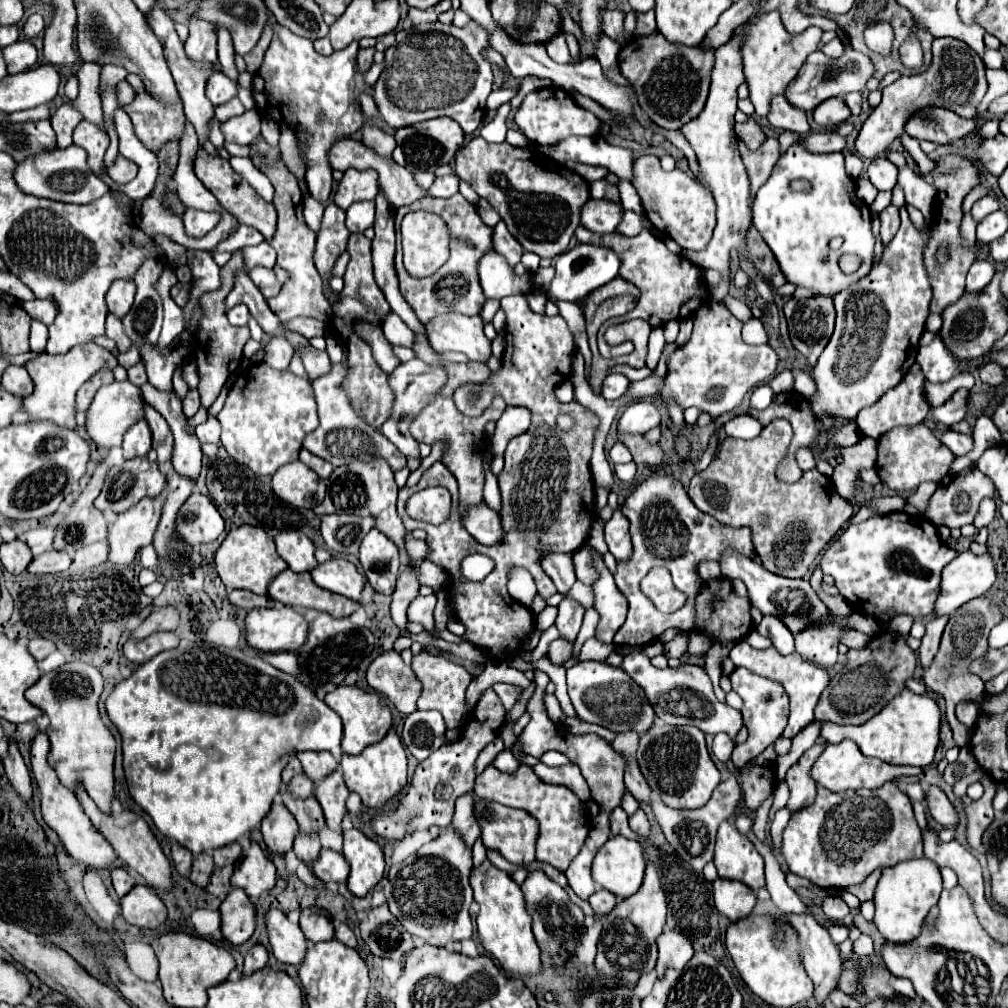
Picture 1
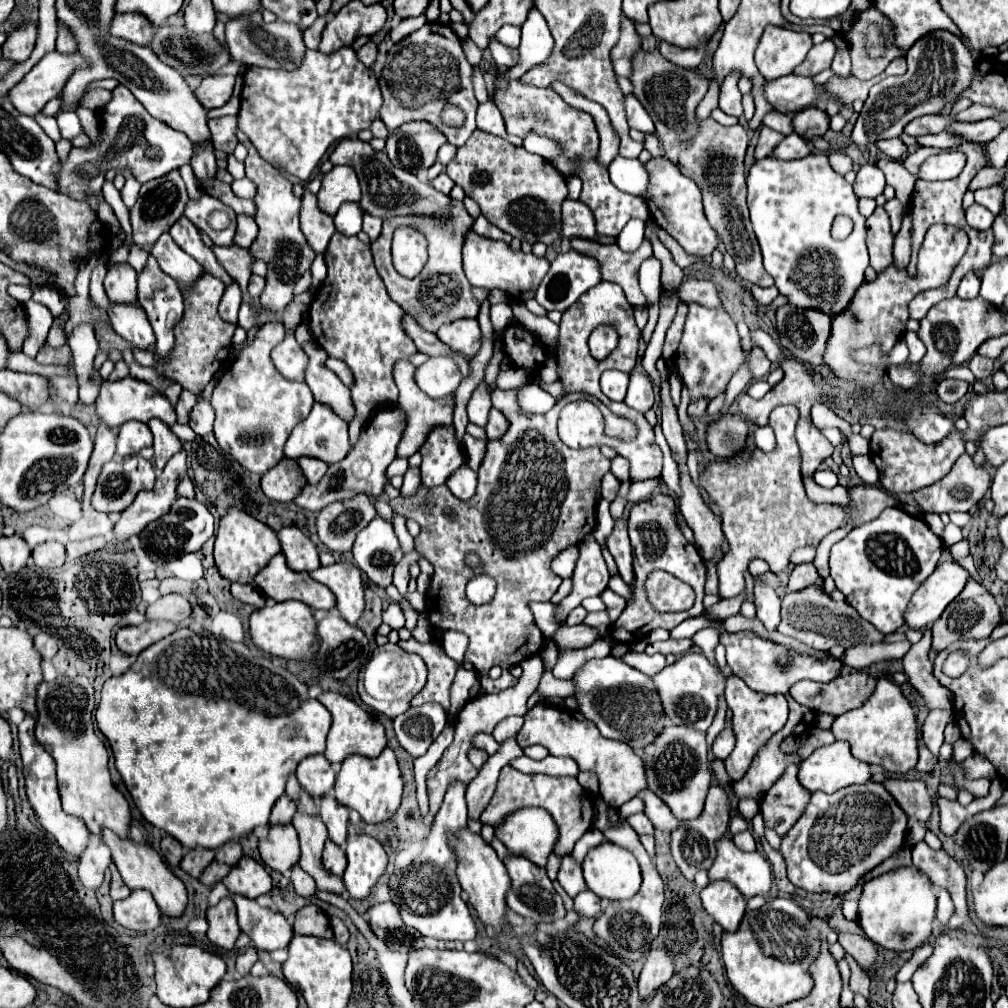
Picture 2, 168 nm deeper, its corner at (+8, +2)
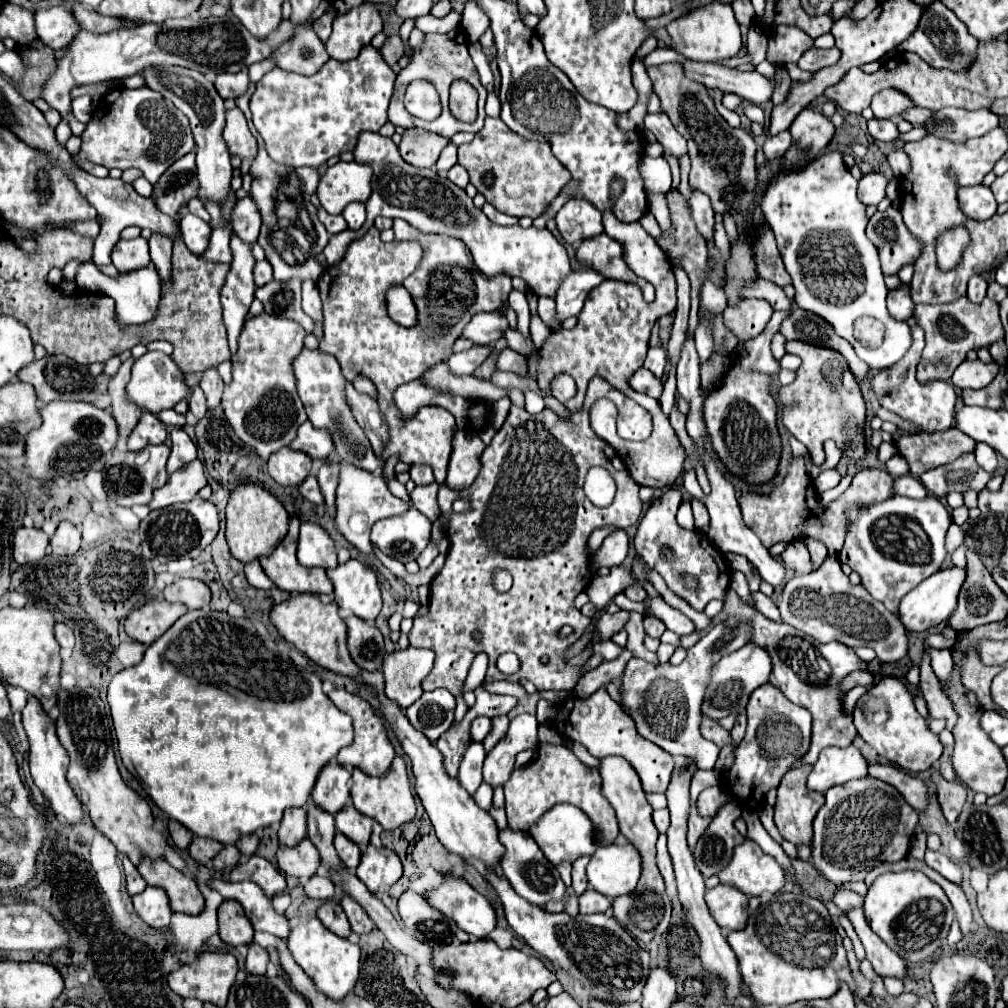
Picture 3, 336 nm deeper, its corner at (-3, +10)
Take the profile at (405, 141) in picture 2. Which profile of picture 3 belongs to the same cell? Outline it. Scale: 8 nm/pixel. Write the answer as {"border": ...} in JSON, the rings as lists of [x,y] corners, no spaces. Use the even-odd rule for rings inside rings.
{"border":[[[407,128],[401,136],[399,152],[405,162],[415,168],[433,168],[441,150],[449,144],[449,138],[423,128]]]}

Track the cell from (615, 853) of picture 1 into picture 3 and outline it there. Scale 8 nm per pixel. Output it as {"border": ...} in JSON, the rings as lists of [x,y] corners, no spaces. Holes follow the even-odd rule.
{"border":[[[633,844],[599,846],[587,864],[589,884],[611,898],[631,894],[641,876],[641,858]]]}

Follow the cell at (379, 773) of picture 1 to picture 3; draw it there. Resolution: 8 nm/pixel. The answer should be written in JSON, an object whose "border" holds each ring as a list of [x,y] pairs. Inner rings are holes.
{"border":[[[395,756],[393,764],[389,766],[389,770],[383,774],[383,776],[367,776],[365,772],[359,772],[359,770],[353,770],[353,776],[351,776],[351,800],[353,800],[353,806],[377,820],[385,830],[393,830],[405,822],[411,822],[413,816],[415,816],[415,798],[413,798],[413,792],[411,792],[411,782],[409,782],[409,776],[407,776],[407,764],[405,764],[405,758],[403,756]]]}

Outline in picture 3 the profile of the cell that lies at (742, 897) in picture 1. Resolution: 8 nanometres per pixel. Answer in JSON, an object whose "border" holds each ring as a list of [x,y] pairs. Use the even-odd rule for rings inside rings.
{"border":[[[719,884],[711,890],[707,890],[705,900],[709,904],[709,910],[715,918],[715,922],[723,930],[743,930],[747,924],[747,902],[749,896],[739,892],[735,886]]]}

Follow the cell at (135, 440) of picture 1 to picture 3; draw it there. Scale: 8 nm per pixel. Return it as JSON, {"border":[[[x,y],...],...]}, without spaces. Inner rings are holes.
{"border":[[[143,412],[139,418],[139,424],[135,426],[135,430],[129,436],[129,450],[141,450],[147,444],[163,444],[167,438],[167,430],[165,424],[149,412]]]}

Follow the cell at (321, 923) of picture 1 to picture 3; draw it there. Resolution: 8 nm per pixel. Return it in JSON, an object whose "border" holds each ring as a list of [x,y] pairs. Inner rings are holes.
{"border":[[[335,900],[325,902],[323,906],[319,906],[317,918],[319,918],[333,934],[337,934],[337,936],[341,936],[341,938],[349,938],[351,928],[349,928],[347,916],[345,916],[343,908],[341,908]]]}

